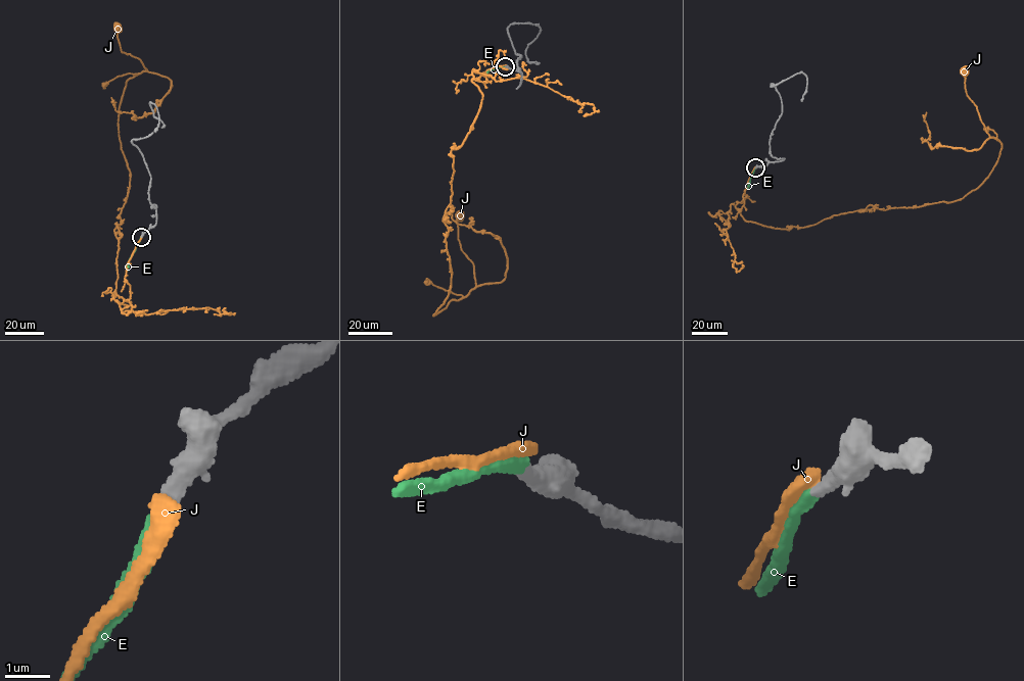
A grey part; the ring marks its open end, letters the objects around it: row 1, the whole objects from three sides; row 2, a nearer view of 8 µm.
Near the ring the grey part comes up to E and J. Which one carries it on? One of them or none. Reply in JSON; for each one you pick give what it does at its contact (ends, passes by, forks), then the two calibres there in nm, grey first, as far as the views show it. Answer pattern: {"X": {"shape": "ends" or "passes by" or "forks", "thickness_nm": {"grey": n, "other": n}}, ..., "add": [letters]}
{"E": {"shape": "ends", "thickness_nm": {"grey": 360, "other": 380}}, "add": ["E"]}

